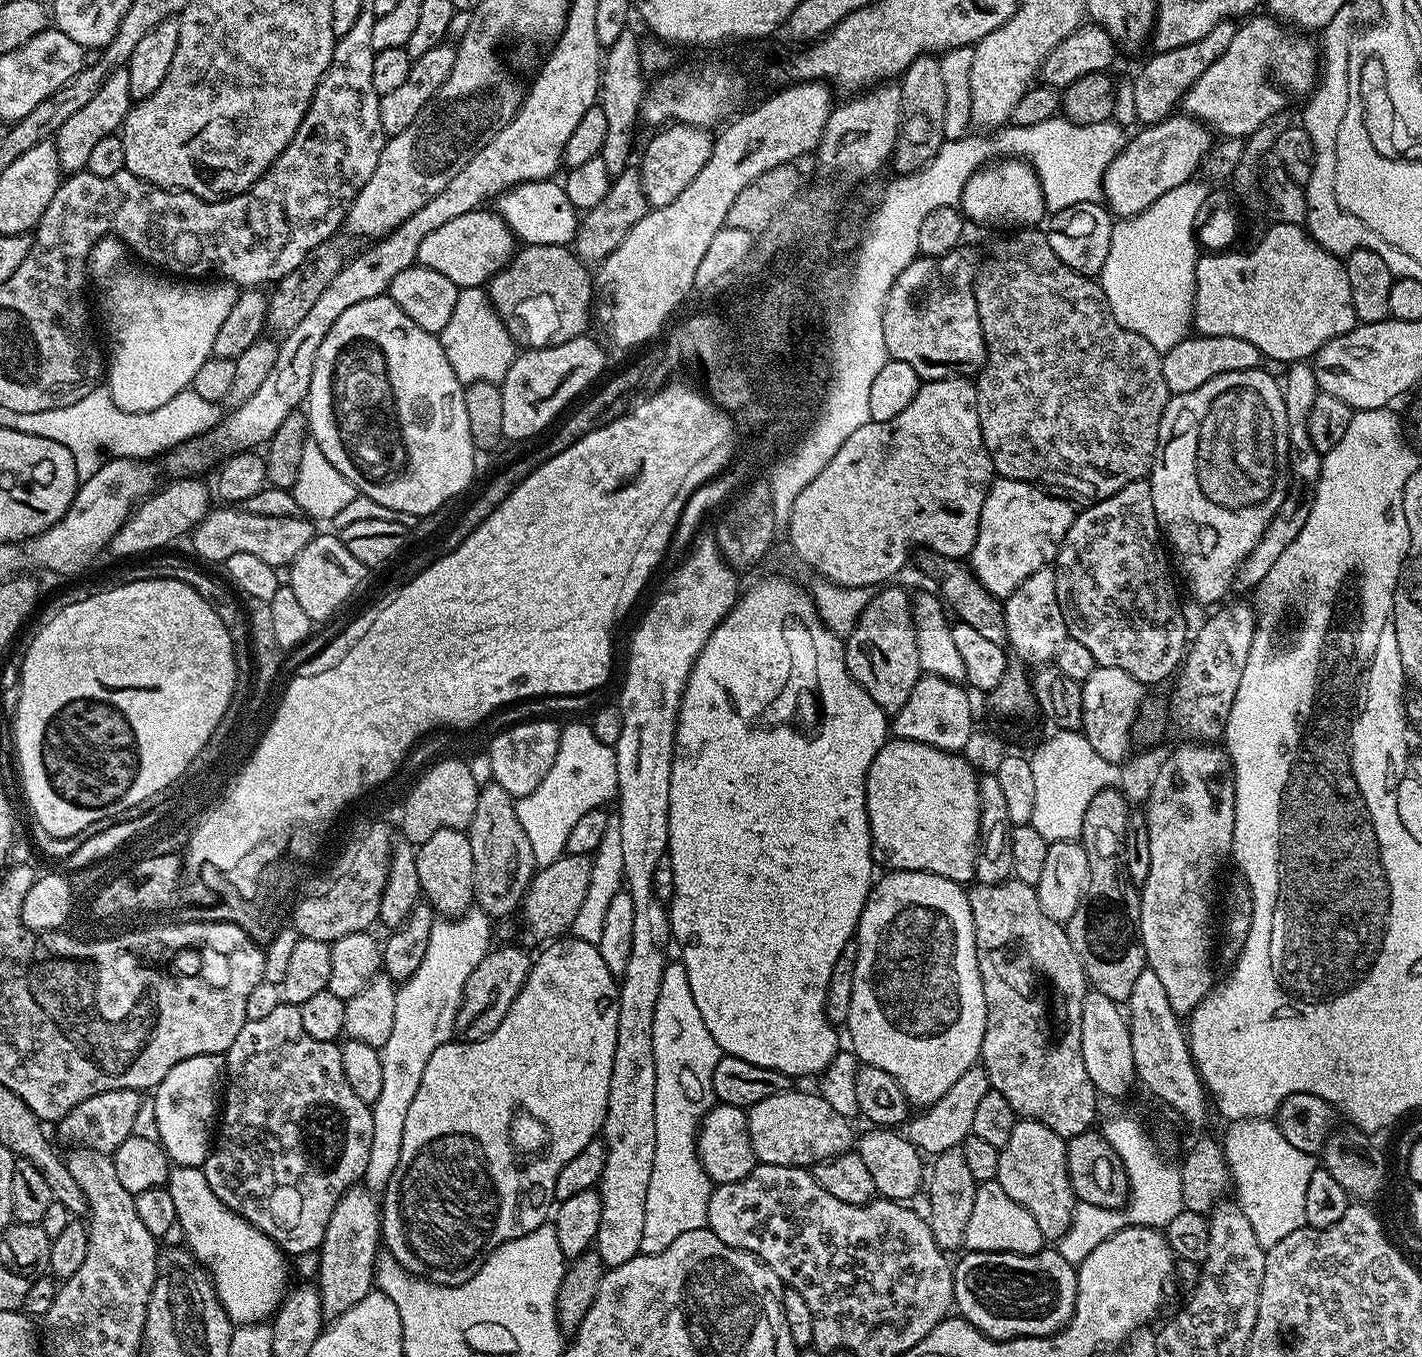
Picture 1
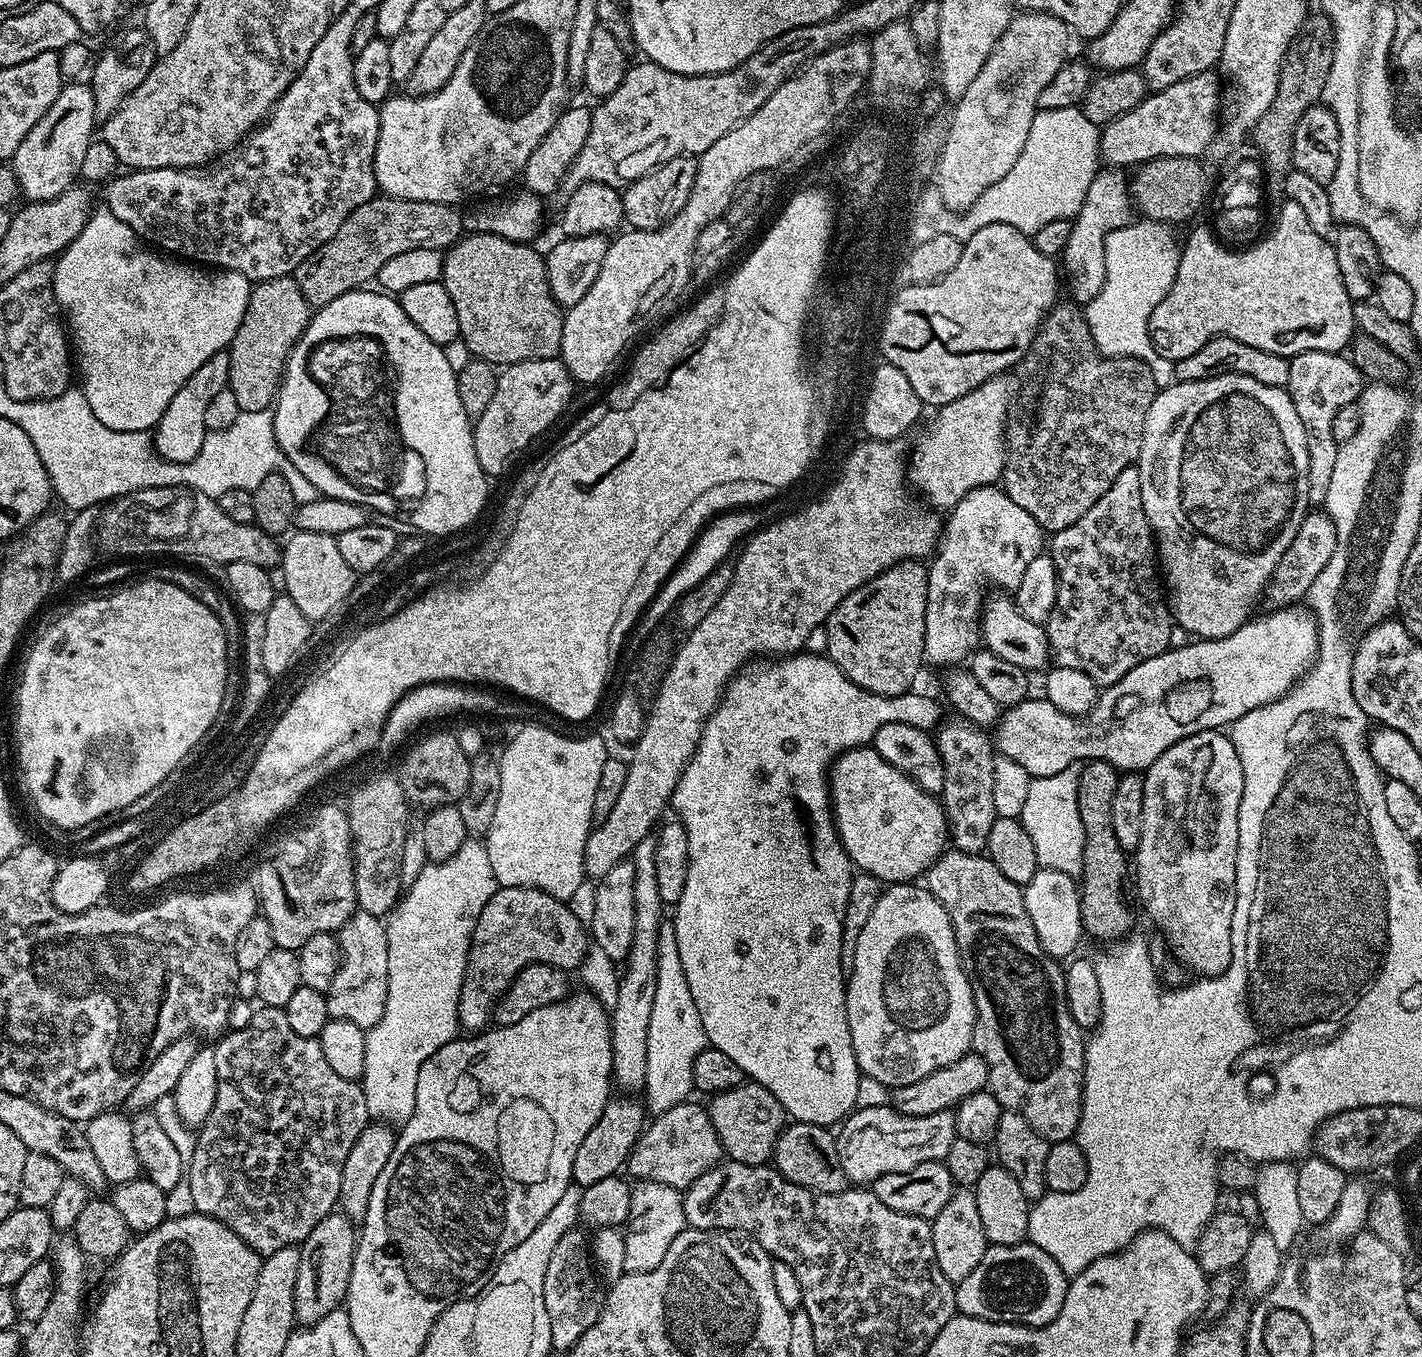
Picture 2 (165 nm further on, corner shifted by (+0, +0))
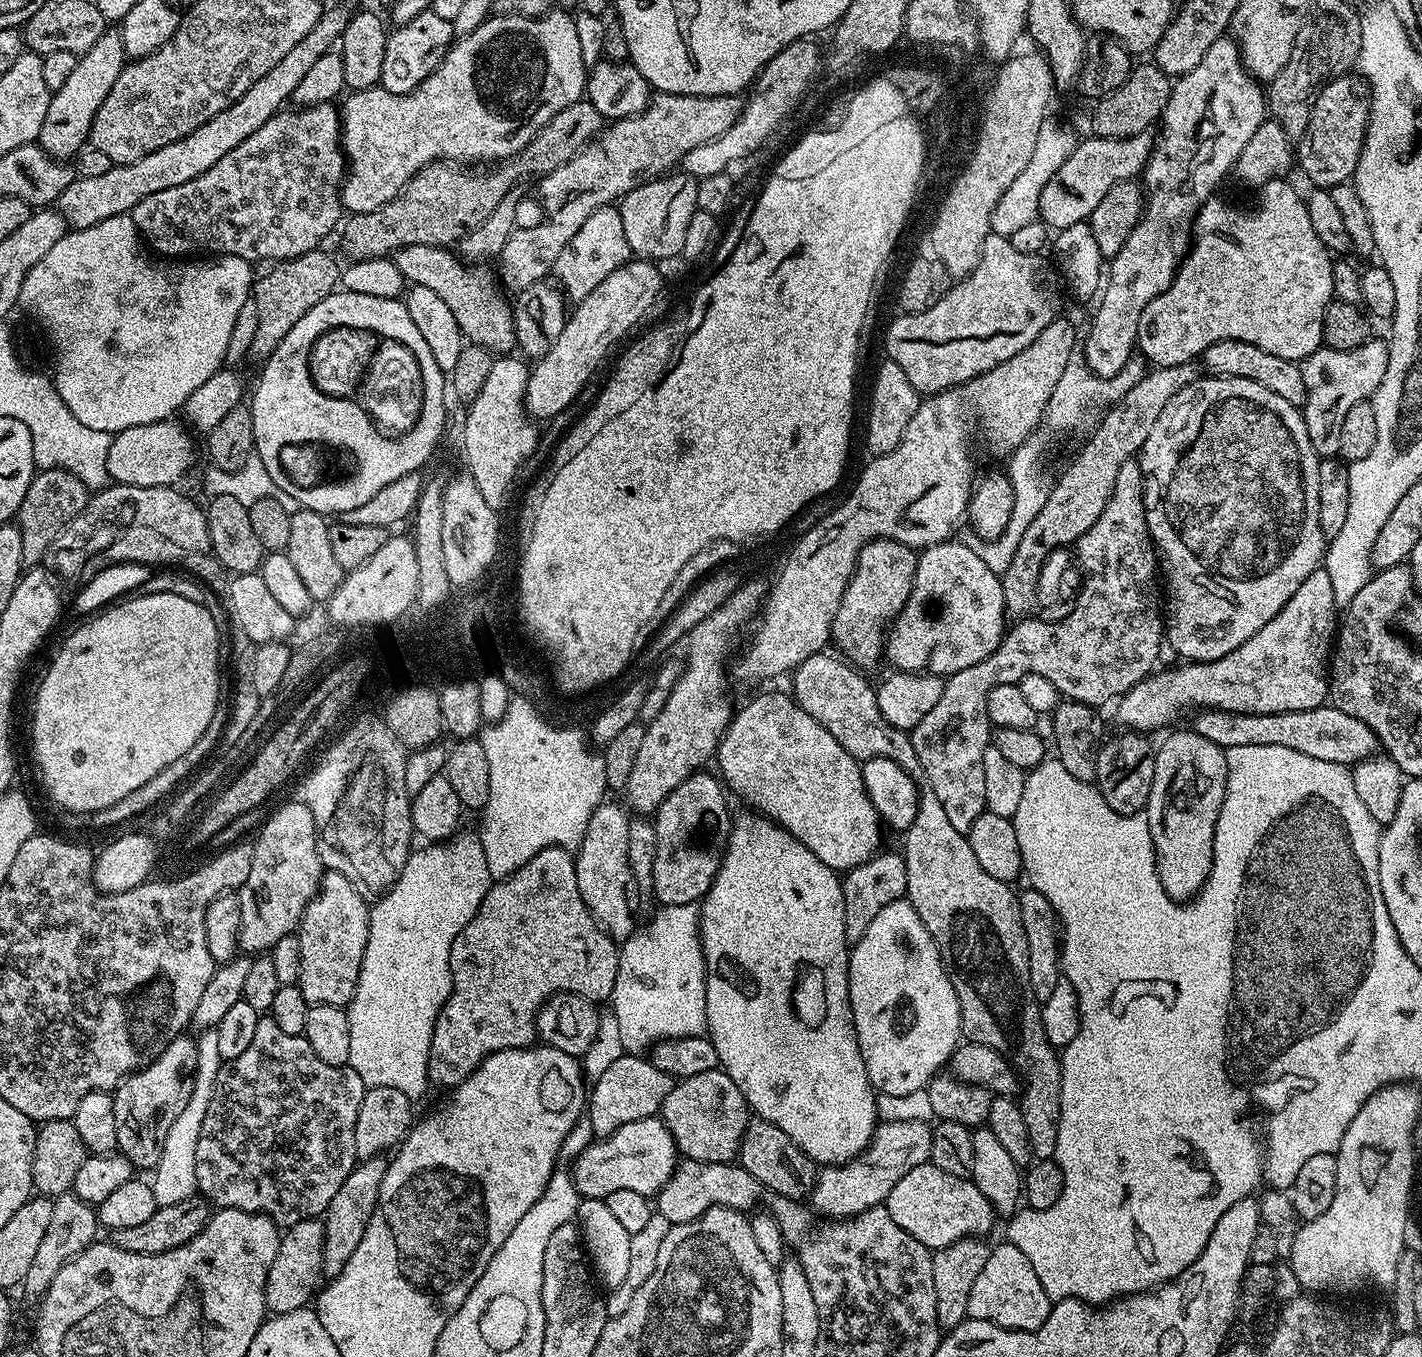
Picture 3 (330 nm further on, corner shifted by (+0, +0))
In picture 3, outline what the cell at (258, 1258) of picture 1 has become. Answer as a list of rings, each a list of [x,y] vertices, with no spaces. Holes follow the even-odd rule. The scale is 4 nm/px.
[[[181,1034],[175,1040],[170,1041],[164,1053],[153,1064],[147,1064],[139,1072],[127,1076],[114,1090],[112,1101],[114,1102],[114,1123],[118,1126],[117,1149],[131,1162],[133,1169],[155,1169],[156,1163],[162,1158],[162,1146],[166,1142],[166,1134],[174,1122],[174,1118],[186,1106],[188,1096],[192,1092],[192,1077],[198,1066],[198,1050],[196,1040]]]

